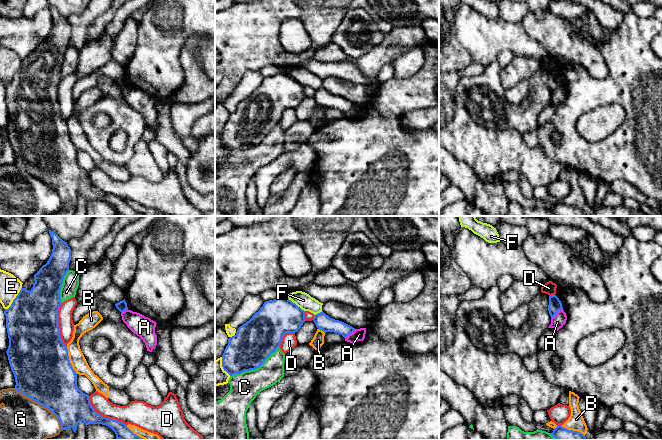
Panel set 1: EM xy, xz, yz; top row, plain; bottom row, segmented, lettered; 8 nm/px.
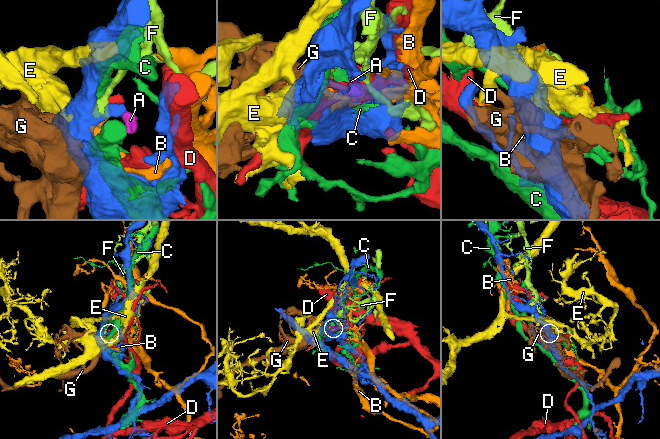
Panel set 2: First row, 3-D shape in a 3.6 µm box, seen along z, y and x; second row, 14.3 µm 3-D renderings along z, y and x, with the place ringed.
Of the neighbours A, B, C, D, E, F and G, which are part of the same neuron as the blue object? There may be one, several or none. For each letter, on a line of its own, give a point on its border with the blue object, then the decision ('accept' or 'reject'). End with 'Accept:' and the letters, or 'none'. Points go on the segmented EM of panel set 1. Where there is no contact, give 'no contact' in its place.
A: meets blue in yz at (556, 312); reject
B: meets blue in xy at (69, 360); reject
C: meets blue in xz at (254, 369); reject
D: meets blue in xy at (104, 417); reject
E: meets blue in xy at (14, 299); reject
F: meets blue in xz at (295, 304); reject
G: meets blue in xy at (42, 405); reject
Accept: none

